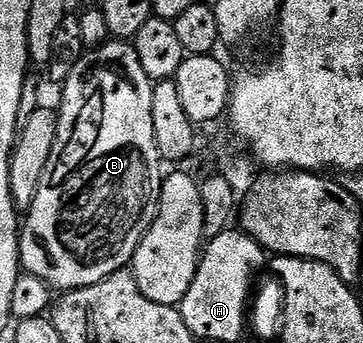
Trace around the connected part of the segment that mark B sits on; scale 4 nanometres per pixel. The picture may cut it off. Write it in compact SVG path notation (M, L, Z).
M109 41L89 50L80 58L78 65L70 73L68 80L62 84L64 91L60 95L58 106L58 137L54 141L54 153L50 153L50 161L46 165L46 173L42 177L42 185L38 185L38 197L34 197L32 208L22 219L20 229L20 265L27 274L46 281L49 287L60 293L77 291L90 285L98 285L102 280L110 278L118 271L125 270L131 264L134 253L142 241L142 237L150 229L160 204L160 190L164 184L165 172L160 171L162 160L158 153L158 141L154 137L154 113L152 112L153 80L146 77L142 70L142 61L138 61L135 46L128 41Z

